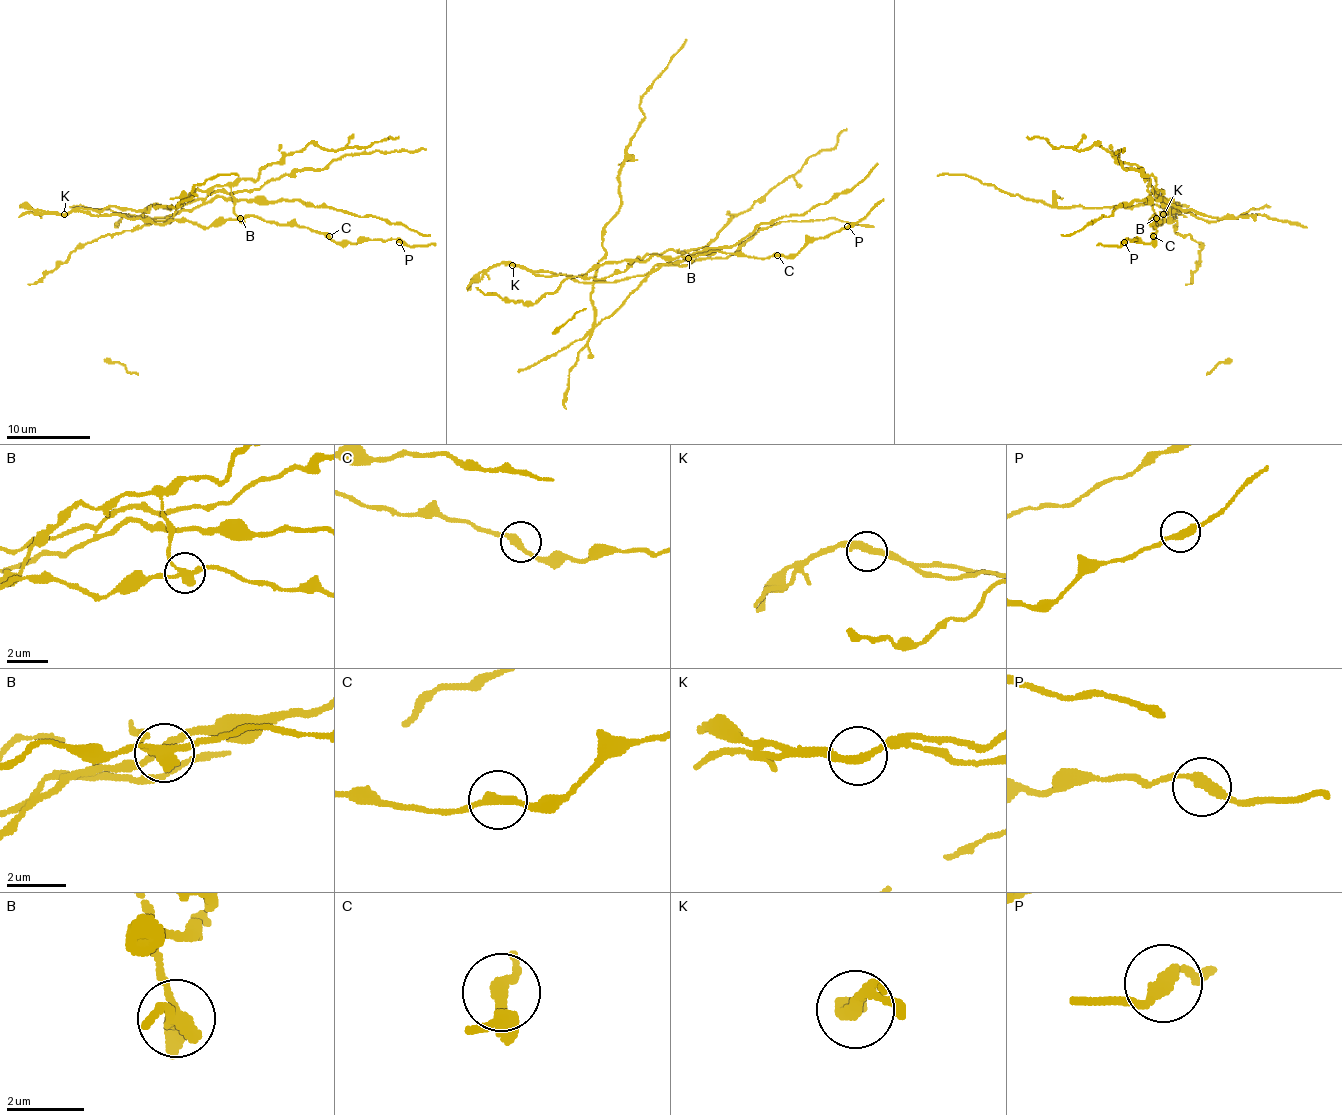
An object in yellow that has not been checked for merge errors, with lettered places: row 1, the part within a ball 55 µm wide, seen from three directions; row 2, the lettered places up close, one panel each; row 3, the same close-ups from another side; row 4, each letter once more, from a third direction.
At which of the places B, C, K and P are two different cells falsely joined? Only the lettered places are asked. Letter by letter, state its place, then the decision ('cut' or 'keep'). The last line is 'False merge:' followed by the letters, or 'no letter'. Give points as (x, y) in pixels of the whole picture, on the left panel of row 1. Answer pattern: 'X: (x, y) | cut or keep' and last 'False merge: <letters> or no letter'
B: (240, 218) | cut
C: (329, 236) | keep
K: (64, 214) | cut
P: (399, 242) | keep
False merge: B, K

